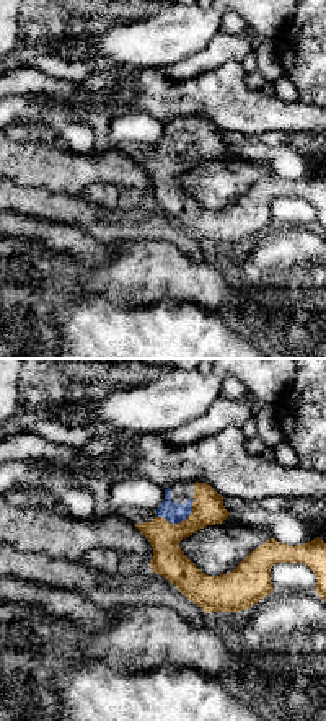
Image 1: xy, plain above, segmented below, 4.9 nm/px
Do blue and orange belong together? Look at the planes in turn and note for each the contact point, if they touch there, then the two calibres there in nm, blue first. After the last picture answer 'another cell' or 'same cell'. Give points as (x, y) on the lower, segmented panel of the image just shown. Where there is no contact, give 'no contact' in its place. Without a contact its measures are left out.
meets blue at (178, 522); 100 nm thick on the blue side, 170 nm on the other

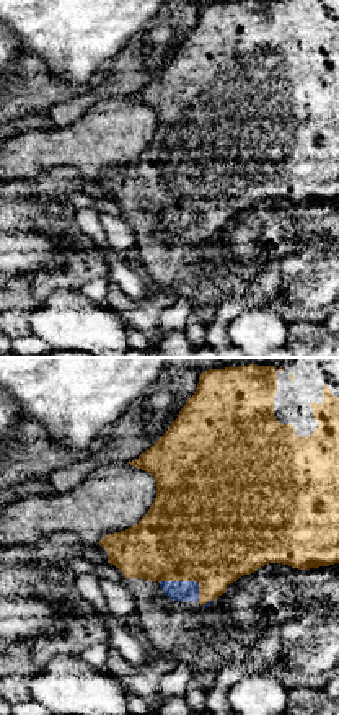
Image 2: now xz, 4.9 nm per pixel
meets blue at (186, 581); 100 nm thick on the blue side, 480 nm on the other

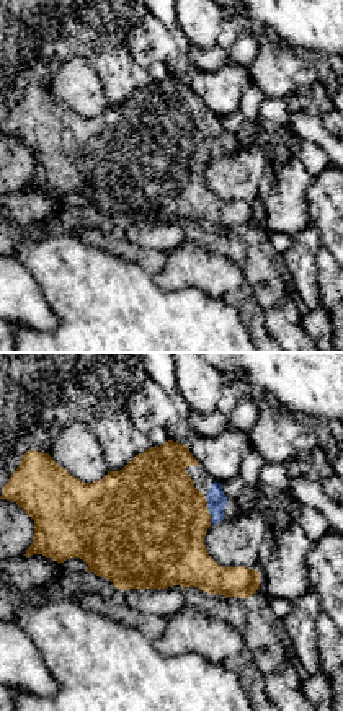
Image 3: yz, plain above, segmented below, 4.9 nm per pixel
meets blue at (209, 511); 100 nm thick on the blue side, 460 nm on the other

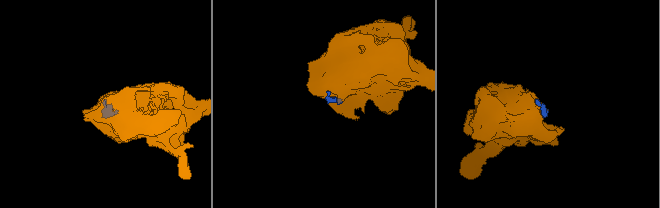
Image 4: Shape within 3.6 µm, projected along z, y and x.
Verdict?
same cell

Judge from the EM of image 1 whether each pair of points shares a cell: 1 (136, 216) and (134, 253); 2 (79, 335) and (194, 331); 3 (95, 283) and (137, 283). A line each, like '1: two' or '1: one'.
1: two
2: one
3: one

